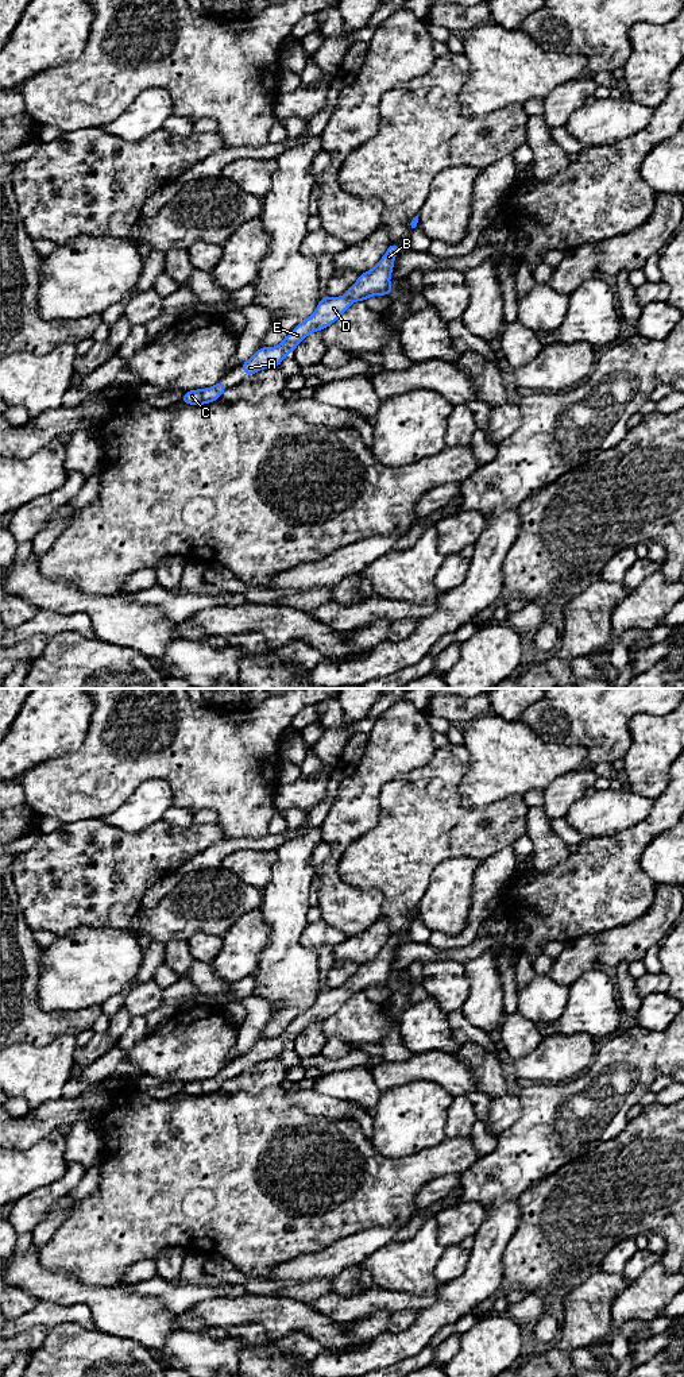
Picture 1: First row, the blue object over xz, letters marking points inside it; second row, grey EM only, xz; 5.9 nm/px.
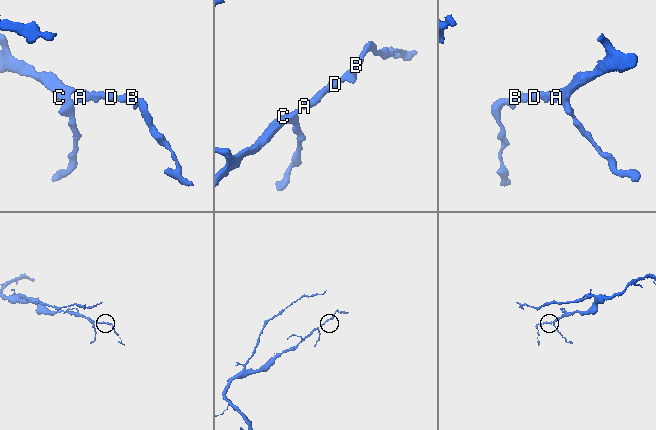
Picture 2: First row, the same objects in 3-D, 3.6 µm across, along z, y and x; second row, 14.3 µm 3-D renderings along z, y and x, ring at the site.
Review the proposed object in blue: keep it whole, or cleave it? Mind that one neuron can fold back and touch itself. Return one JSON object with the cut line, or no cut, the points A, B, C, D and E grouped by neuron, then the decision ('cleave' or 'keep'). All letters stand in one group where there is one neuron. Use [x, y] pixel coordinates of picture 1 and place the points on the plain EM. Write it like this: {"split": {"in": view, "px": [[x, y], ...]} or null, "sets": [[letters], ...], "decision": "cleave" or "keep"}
{"split": null, "sets": [["A", "B", "C", "D", "E"]], "decision": "keep"}

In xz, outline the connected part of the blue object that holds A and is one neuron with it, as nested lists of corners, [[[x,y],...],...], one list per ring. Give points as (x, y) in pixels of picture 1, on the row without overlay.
[[[391,934],[378,956],[360,965],[344,987],[324,988],[310,1008],[297,1017],[279,1037],[259,1040],[247,1053],[241,1054],[244,1064],[252,1066],[259,1061],[281,1056],[285,1048],[293,1044],[308,1026],[335,1014],[353,992],[364,992],[371,987],[391,986],[390,967],[398,942],[399,937]]]

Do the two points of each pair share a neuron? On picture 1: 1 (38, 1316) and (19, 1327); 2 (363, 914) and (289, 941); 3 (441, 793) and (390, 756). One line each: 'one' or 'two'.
1: one
2: two
3: two

